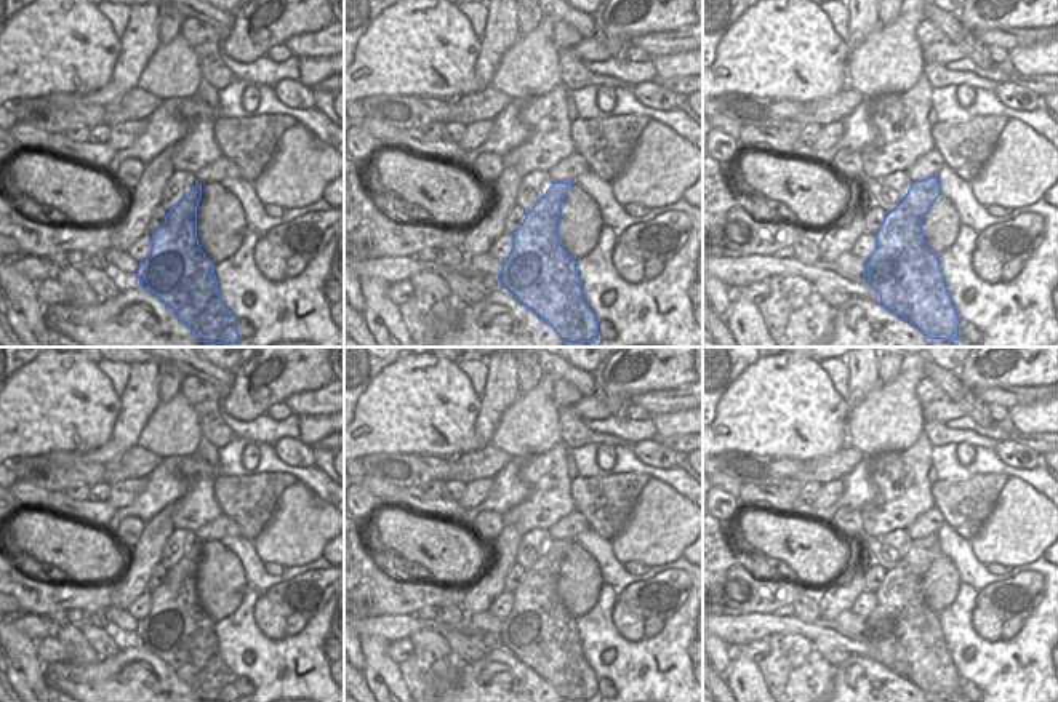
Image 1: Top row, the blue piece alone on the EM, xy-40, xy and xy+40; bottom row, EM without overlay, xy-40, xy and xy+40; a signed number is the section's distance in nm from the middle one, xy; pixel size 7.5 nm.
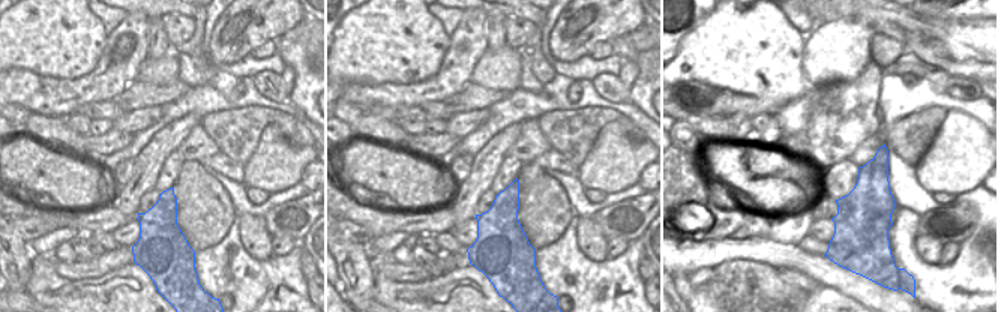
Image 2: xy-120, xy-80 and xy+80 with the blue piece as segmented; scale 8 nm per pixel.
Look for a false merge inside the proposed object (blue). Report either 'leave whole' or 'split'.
split

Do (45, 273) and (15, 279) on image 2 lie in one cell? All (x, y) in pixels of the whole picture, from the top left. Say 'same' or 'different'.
different

